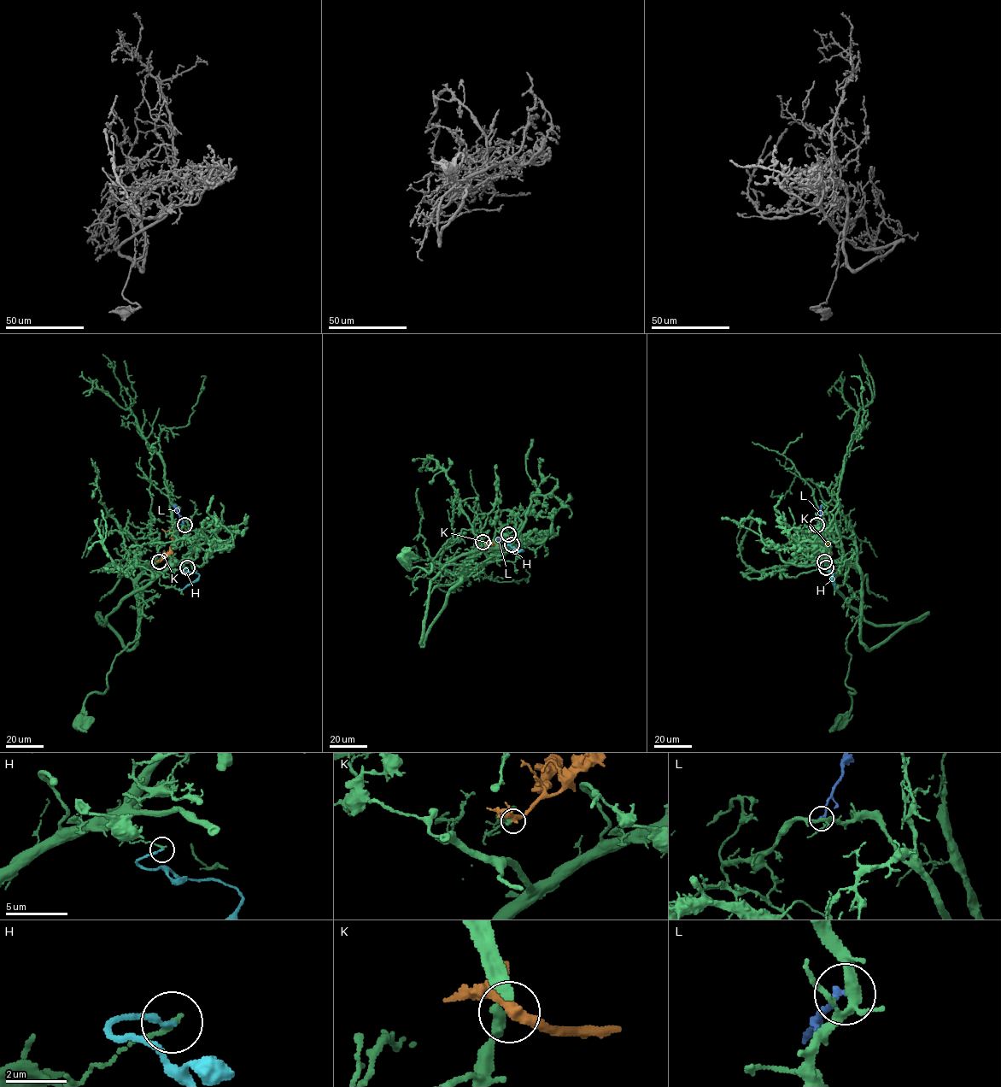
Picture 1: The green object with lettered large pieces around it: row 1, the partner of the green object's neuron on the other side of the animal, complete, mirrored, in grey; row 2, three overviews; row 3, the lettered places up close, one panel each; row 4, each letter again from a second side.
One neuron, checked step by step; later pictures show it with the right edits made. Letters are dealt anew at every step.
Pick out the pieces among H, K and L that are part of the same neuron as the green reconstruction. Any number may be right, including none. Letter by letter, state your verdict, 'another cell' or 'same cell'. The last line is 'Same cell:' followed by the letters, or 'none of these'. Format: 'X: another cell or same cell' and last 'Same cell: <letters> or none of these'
H: another cell
K: another cell
L: another cell
Same cell: none of these

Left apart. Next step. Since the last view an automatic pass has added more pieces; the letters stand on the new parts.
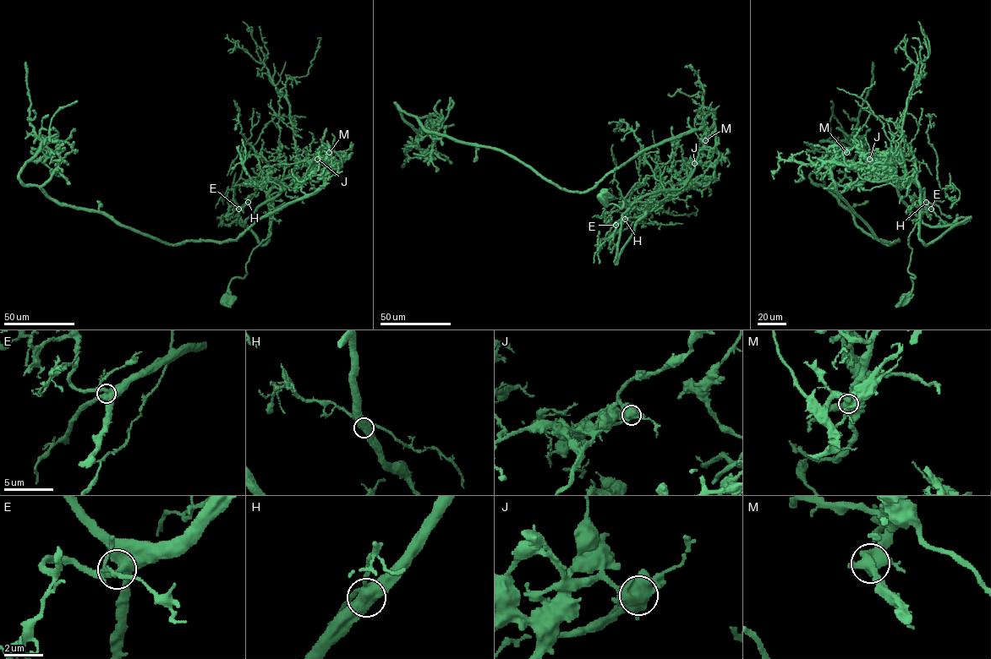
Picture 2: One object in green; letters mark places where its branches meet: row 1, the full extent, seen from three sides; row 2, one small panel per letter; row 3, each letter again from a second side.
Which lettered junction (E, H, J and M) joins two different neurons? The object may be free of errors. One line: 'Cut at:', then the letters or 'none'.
Cut at: J

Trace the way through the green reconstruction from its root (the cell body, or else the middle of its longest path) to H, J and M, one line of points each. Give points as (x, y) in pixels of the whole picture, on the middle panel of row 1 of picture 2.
H: (604, 198), (605, 206), (615, 204), (620, 208), (622, 201), (628, 205), (647, 204), (646, 213), (625, 219)
J: (604, 198), (605, 206), (620, 208), (622, 201), (645, 202), (648, 214), (688, 187), (687, 167), (694, 163)
M: (604, 198), (620, 208), (622, 201), (645, 202), (645, 214), (677, 198), (711, 163), (719, 138), (705, 140)

